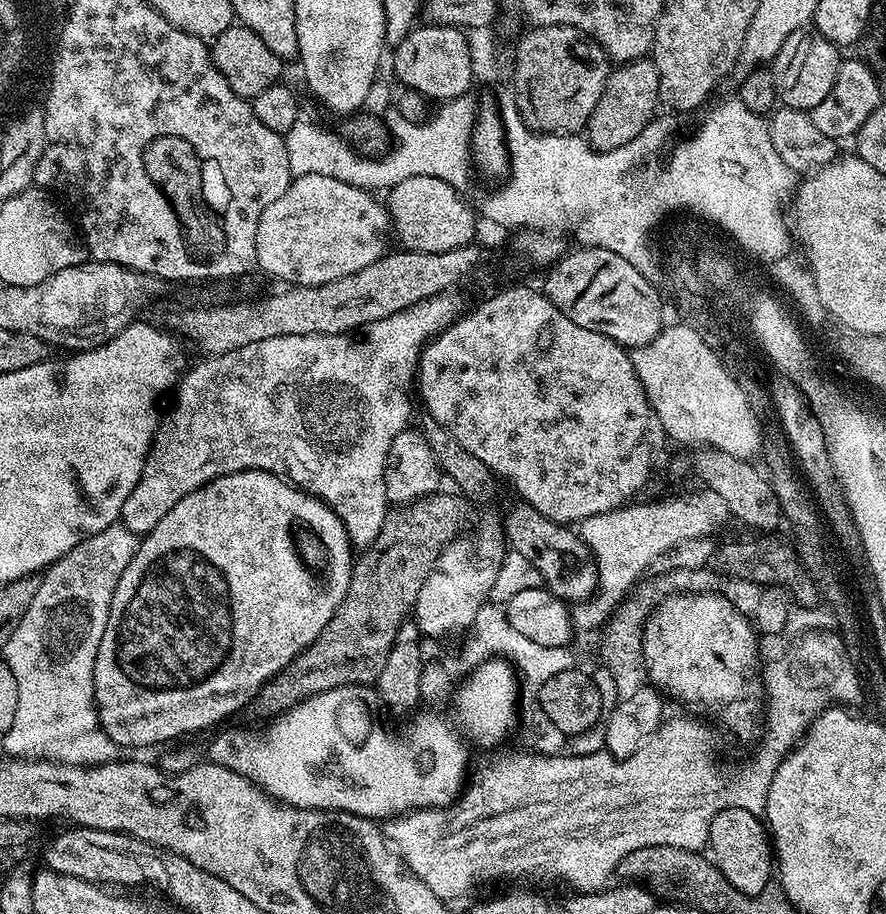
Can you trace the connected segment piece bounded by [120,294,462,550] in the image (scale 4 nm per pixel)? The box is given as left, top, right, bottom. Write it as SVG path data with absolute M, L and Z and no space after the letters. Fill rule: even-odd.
M441 294L431 296L428 300L418 302L398 314L390 314L390 318L382 318L378 322L368 324L359 329L355 334L345 334L343 336L331 336L330 334L294 334L293 336L279 336L278 338L266 338L262 342L250 342L250 346L242 346L238 350L230 350L230 354L221 356L208 356L200 358L196 365L189 367L184 375L180 377L175 389L174 397L176 401L172 404L172 409L167 409L166 414L161 415L160 425L156 428L156 435L152 437L152 448L148 452L146 462L142 466L142 478L138 478L138 486L126 498L126 506L122 506L120 520L125 528L131 532L143 534L154 530L186 494L198 490L203 484L209 484L212 480L218 479L226 474L235 472L245 472L246 470L262 470L272 472L275 476L287 478L297 488L303 488L312 496L318 496L327 502L338 514L338 518L343 522L344 528L348 532L348 538L357 549L367 549L368 545L374 542L384 525L384 519L388 517L390 505L386 498L386 482L384 481L384 471L386 470L386 454L390 454L390 442L399 432L409 427L408 415L412 412L412 404L408 401L408 396L404 391L408 388L408 383L413 383L420 366L420 355L424 352L424 346L432 337L443 332L455 322L457 316L461 315L460 300L456 294Z

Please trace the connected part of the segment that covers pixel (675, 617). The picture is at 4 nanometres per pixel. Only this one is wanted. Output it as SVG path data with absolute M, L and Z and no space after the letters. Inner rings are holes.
M692 591L665 595L649 614L638 640L644 651L642 667L647 683L665 697L673 696L700 712L709 712L738 739L755 741L761 731L762 717L766 711L761 645L752 641L752 635L756 632L748 632L748 624L740 620L740 612L732 612L732 609L734 608L728 608L728 604L724 604L724 600L716 596L702 596Z

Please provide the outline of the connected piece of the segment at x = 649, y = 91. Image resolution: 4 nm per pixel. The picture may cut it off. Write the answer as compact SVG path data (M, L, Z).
M650 58L633 60L619 65L609 73L598 106L584 129L588 143L596 152L609 152L624 146L651 123L656 104L660 102L660 75Z

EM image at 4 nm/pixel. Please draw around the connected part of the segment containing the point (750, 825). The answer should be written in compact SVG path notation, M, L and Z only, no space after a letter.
M725 807L711 820L708 848L713 863L735 889L744 894L767 891L770 870L774 868L774 850L765 823L754 812L741 807Z

